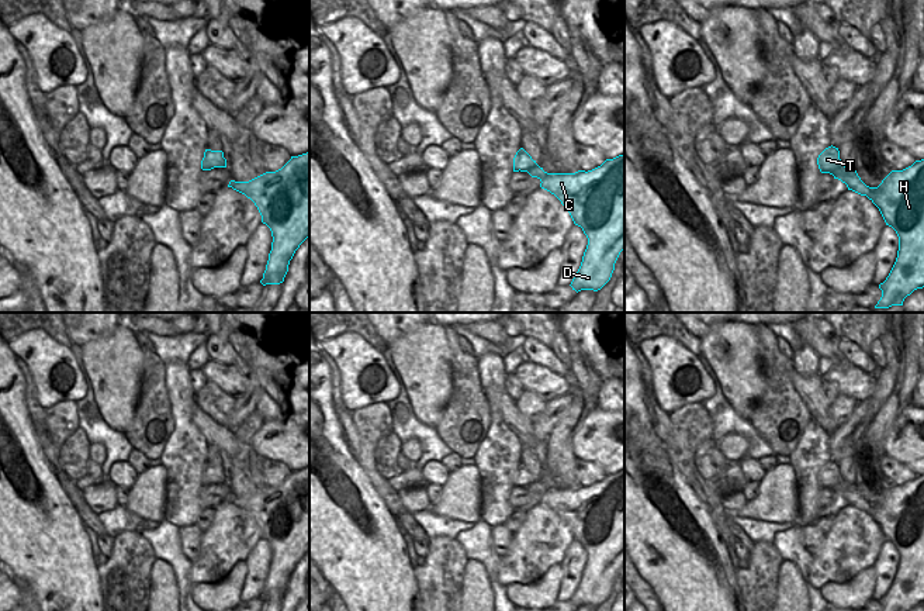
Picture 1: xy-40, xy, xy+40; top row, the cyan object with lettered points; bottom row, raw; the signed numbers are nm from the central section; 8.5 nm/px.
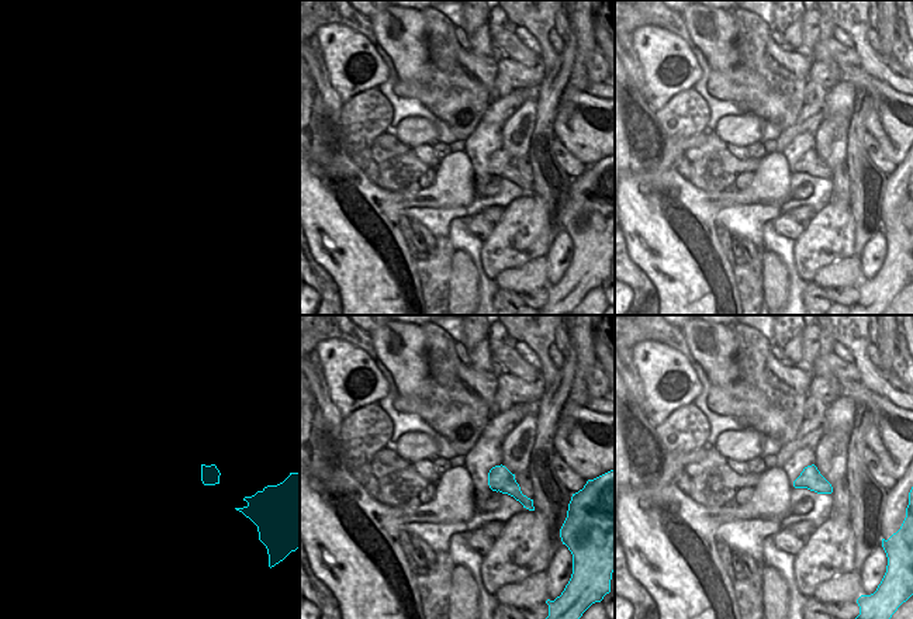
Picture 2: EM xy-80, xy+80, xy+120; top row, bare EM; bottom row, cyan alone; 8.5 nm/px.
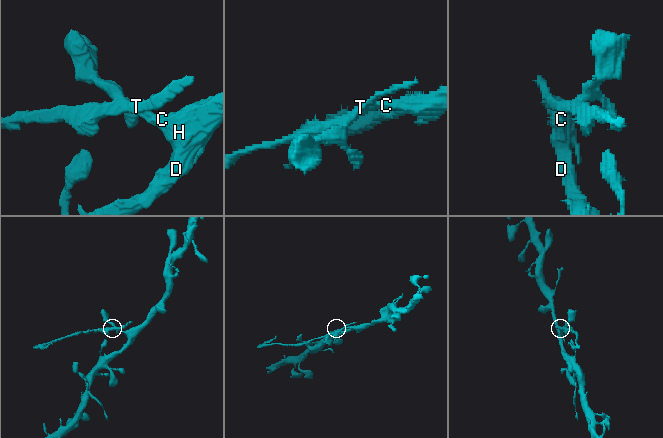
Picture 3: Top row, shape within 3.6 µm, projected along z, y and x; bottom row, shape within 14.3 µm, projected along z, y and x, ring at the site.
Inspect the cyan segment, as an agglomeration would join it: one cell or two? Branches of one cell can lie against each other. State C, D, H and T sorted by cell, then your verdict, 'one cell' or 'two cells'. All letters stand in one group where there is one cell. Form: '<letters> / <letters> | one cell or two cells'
C D H / T | two cells

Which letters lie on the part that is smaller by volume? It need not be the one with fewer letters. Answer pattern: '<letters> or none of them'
T.

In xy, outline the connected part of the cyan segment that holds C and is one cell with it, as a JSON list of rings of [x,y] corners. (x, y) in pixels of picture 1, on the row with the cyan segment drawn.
[[[624,153],[592,170],[548,173],[546,186],[588,238],[572,290],[601,290],[624,249]]]

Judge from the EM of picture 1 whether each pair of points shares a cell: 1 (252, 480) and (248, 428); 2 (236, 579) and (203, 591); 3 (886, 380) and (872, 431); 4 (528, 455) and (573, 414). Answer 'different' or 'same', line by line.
1: same
2: same
3: same
4: different

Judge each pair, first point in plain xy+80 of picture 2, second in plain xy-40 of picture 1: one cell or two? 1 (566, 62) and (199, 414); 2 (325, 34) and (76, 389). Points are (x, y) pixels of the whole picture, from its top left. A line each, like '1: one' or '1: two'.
1: two
2: one

